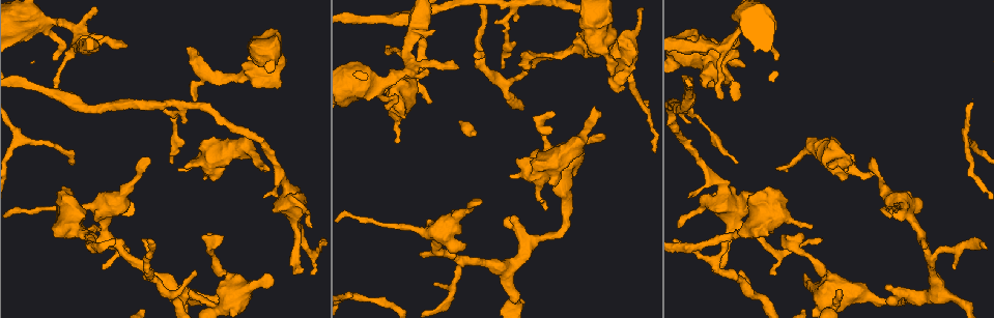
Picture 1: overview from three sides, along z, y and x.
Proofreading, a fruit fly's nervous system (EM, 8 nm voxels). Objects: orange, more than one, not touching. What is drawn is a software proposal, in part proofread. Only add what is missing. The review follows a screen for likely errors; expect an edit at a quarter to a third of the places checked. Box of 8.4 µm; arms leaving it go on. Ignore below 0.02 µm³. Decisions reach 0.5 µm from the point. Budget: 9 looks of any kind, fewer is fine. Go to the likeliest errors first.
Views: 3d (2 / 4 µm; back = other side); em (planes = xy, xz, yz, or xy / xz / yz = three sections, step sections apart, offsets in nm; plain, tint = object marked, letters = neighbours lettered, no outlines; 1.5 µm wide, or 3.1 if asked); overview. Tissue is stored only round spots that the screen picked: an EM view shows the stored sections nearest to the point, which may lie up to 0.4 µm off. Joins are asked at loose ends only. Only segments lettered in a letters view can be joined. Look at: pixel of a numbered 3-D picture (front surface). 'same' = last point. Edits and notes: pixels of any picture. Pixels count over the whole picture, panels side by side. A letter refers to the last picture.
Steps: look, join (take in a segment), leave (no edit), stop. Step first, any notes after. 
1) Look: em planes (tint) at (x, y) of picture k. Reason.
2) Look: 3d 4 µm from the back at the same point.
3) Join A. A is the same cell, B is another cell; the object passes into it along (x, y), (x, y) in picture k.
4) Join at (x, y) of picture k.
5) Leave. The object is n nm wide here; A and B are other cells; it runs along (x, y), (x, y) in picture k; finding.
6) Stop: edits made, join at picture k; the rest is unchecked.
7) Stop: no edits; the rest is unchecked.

Look: 3d 2 µm at (594, 107) of picture 1. Thin end.

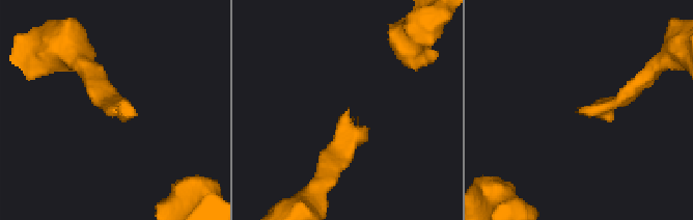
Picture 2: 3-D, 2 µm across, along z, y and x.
Look: em planes (letters) at (115, 110) of picture 2. Shape alone is not enough.

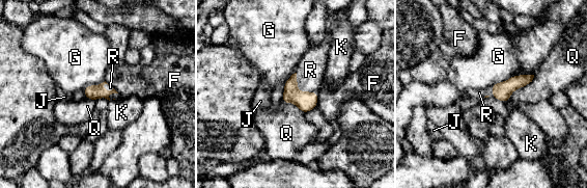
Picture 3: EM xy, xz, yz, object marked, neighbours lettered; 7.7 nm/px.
Join R. The object is 110 nm wide here; R is the same cell, F, G, J, K and Q are other cells; the object passes into it along (305, 101), (300, 91), (310, 70) in picture 3; it goes on there.

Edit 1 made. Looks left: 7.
Look: em planes (letters) at (542, 200) of picture 1. Free end.

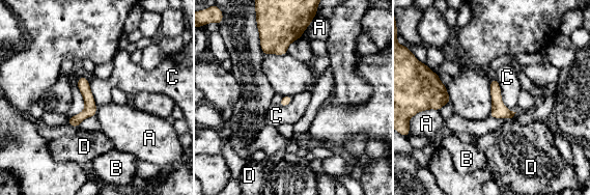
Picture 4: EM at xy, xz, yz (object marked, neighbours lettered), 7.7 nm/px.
Leave. The longest contact is with C, 320 nm; A, B, C and D are other cells; none of them fits.

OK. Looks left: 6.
Look: em xy step 8 (tint) at (780, 237) of picture 1. Branch stops here.

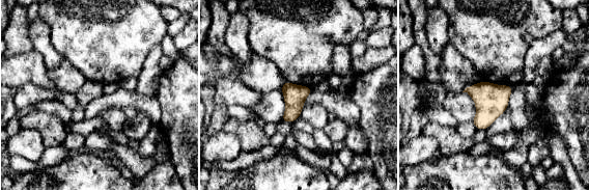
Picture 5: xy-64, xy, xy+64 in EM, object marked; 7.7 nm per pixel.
Look: em planes (letters) at the same point.

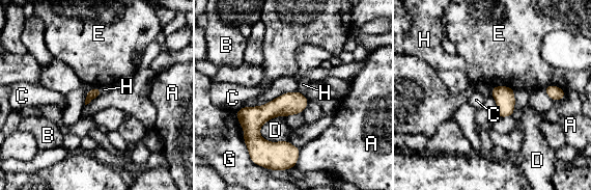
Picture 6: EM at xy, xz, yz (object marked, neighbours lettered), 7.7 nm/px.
Leave. The longest contact is with D, 240 nm; A, B, C, D, E, G and H are other cells; it runs along (240, 113), (263, 144), (288, 155) in picture 6; no lettered segment goes on from it.

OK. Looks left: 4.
Look: 3d 2 µm at (503, 67) of picture 1. Thin end.

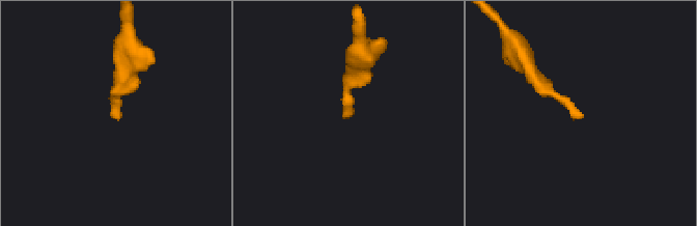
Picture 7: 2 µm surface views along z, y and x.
Look: em xz step 8 (tint) at (121, 117) of picture 7. Shape alone is not enough.

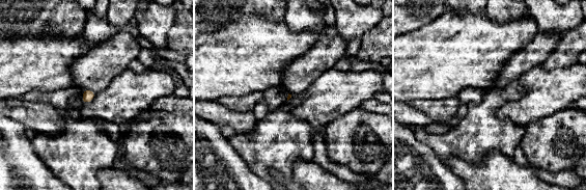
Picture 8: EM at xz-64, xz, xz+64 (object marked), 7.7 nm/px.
Look: em planes (letters) at the same point.

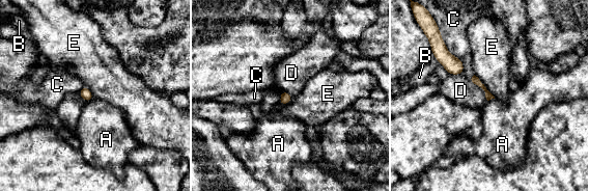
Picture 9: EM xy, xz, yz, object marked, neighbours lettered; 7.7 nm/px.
Leave. A, B, C, D and E are other cells; a border runs along (93, 98), (86, 102) in picture 9; none of them fits.

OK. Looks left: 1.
Stop: edits made, join at picture 3; the rest is unchecked.

